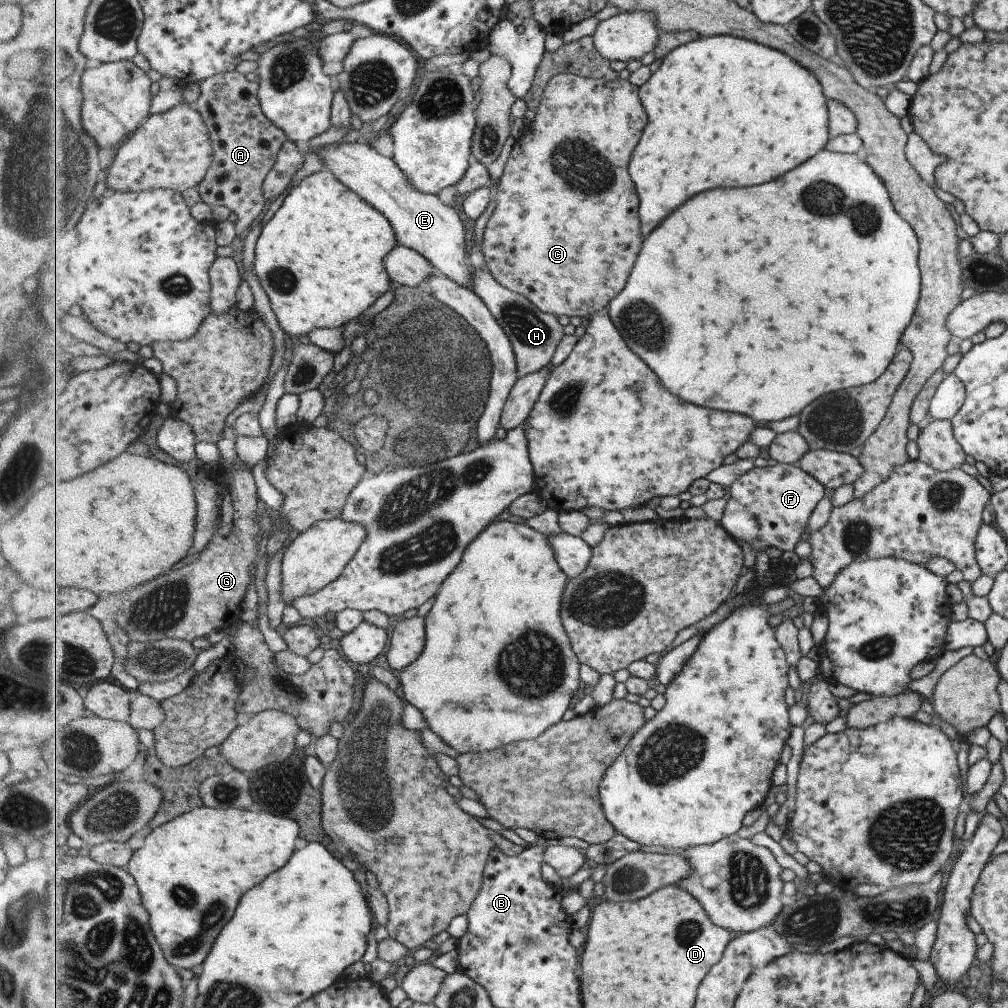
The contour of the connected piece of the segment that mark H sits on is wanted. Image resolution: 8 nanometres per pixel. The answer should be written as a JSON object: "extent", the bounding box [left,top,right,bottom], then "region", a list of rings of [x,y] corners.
{"extent":[471,266,574,379],"region":[[[487,266],[473,270],[471,292],[475,292],[477,296],[481,297],[481,300],[485,301],[487,308],[491,310],[493,316],[496,316],[499,324],[505,329],[509,340],[512,340],[516,349],[517,379],[535,374],[535,372],[543,370],[545,366],[555,363],[557,359],[554,354],[557,346],[565,335],[573,335],[574,333],[574,326],[571,324],[562,325],[557,315],[543,312],[527,296],[513,292],[501,284]]]}

